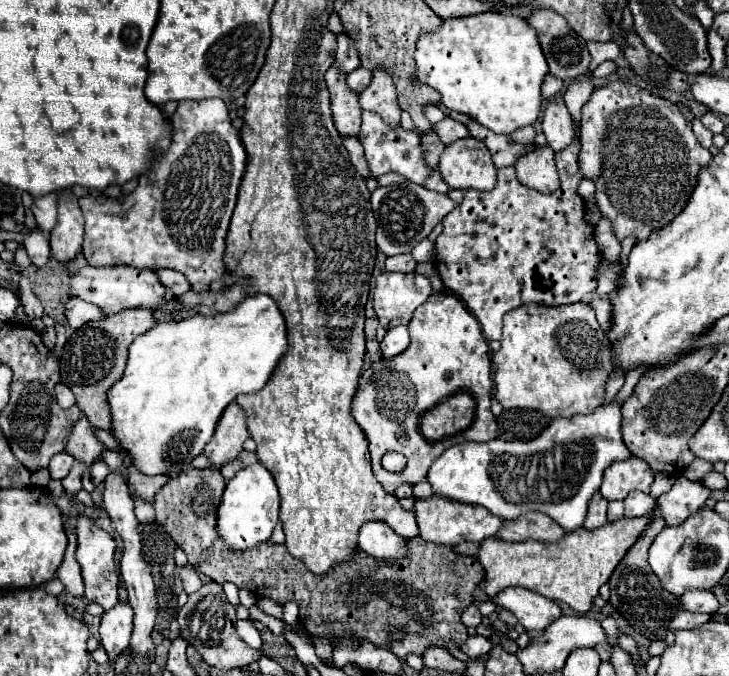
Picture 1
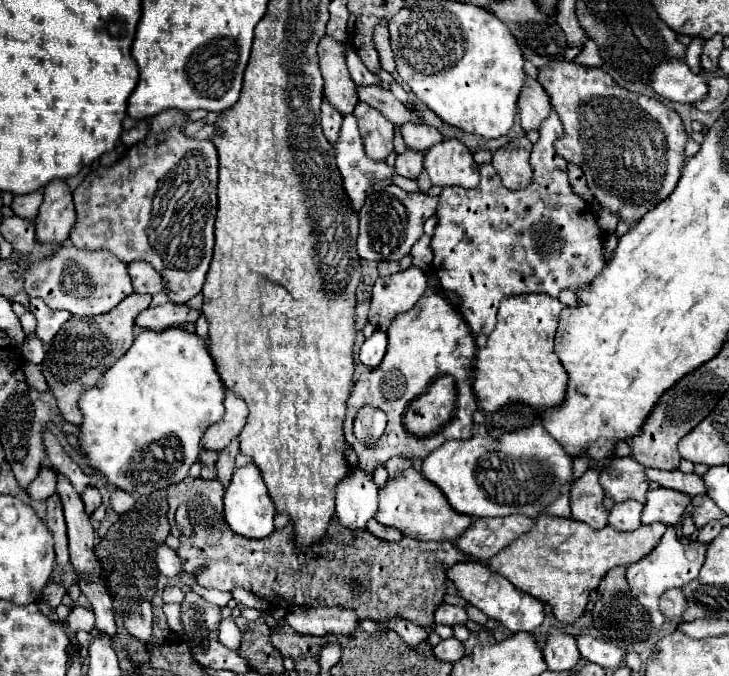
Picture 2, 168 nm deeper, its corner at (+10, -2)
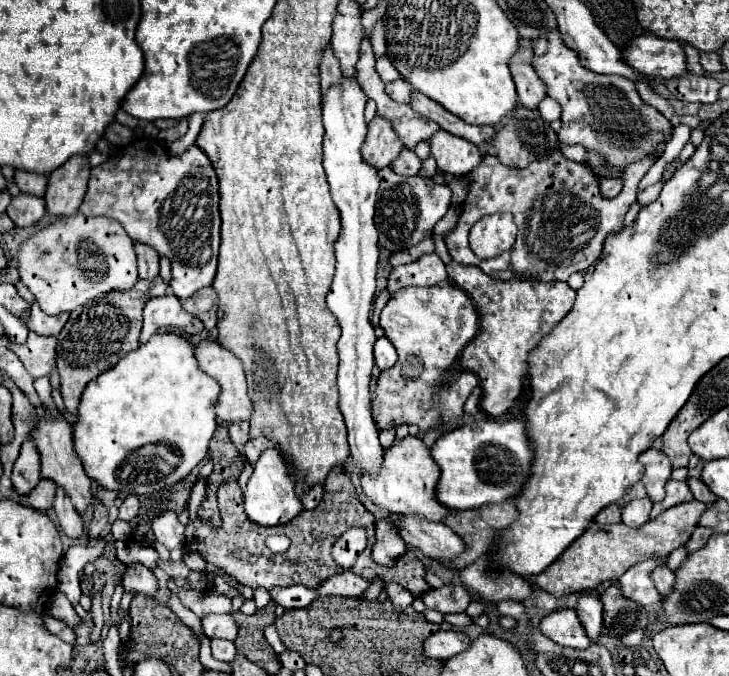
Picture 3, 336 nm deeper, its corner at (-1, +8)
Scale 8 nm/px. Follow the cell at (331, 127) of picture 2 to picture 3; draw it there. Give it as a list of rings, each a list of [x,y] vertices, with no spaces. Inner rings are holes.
[[[331,46],[325,48],[325,54],[321,58],[321,92],[325,94],[335,82],[341,82],[343,74],[339,70],[339,62],[331,52]]]

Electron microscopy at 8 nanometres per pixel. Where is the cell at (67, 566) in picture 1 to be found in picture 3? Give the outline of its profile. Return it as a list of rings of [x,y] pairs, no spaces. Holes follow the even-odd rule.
[[[57,488],[57,496],[55,496],[55,504],[53,504],[55,512],[57,512],[57,520],[61,524],[61,530],[65,532],[65,536],[77,540],[83,536],[83,520],[77,514],[77,510],[73,508],[69,496],[63,492],[63,488]]]

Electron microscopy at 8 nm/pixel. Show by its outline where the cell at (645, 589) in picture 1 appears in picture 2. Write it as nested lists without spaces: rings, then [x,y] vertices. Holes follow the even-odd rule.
[[[614,568],[604,576],[604,580],[598,586],[598,602],[592,610],[594,614],[594,630],[600,638],[612,640],[612,642],[640,642],[646,640],[652,634],[652,622],[648,612],[628,596],[628,582],[624,580],[626,568]]]

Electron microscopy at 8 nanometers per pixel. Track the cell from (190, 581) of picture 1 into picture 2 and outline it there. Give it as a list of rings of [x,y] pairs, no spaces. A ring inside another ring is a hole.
[[[160,544],[156,546],[156,558],[154,558],[158,570],[164,574],[164,576],[170,576],[170,578],[176,578],[178,572],[182,570],[182,564],[180,564],[180,558],[176,554],[176,550],[168,548],[166,544]]]

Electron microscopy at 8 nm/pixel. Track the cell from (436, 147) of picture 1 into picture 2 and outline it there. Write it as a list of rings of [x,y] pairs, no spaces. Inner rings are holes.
[[[406,150],[404,154],[398,154],[396,162],[394,162],[394,168],[396,168],[398,176],[416,180],[418,174],[422,172],[422,168],[424,168],[422,166],[422,154],[420,152],[412,152],[412,150]]]

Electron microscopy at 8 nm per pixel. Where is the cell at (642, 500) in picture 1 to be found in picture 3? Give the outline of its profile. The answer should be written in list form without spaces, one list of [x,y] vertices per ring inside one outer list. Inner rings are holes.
[[[641,498],[641,500],[631,500],[629,504],[623,506],[623,524],[627,526],[641,526],[649,520],[649,512],[653,508],[653,502],[649,498]]]

